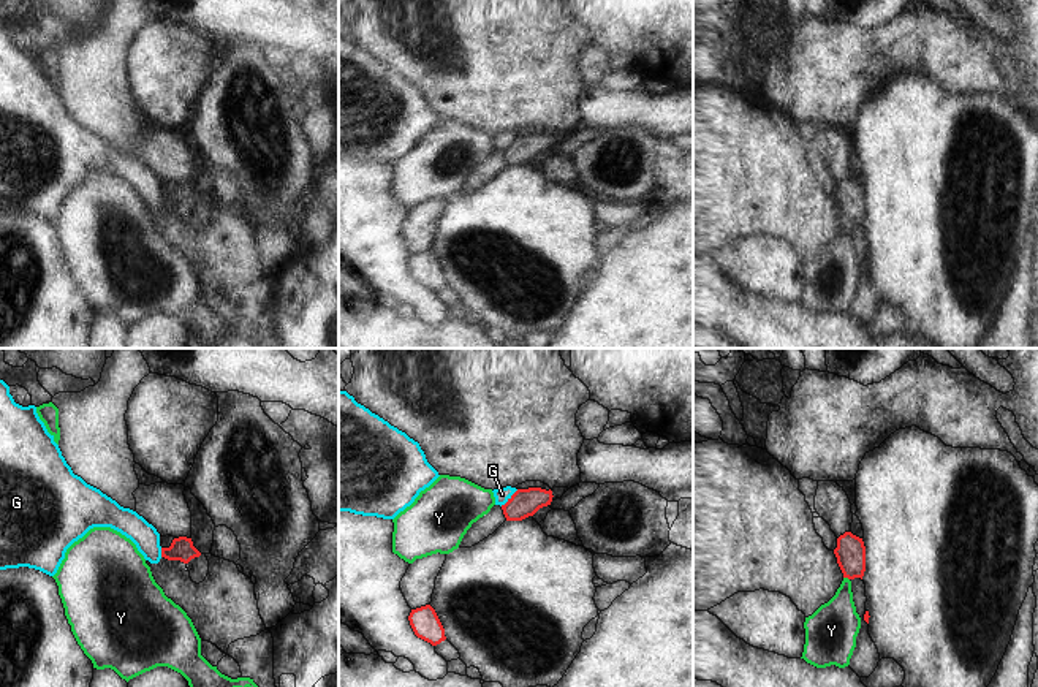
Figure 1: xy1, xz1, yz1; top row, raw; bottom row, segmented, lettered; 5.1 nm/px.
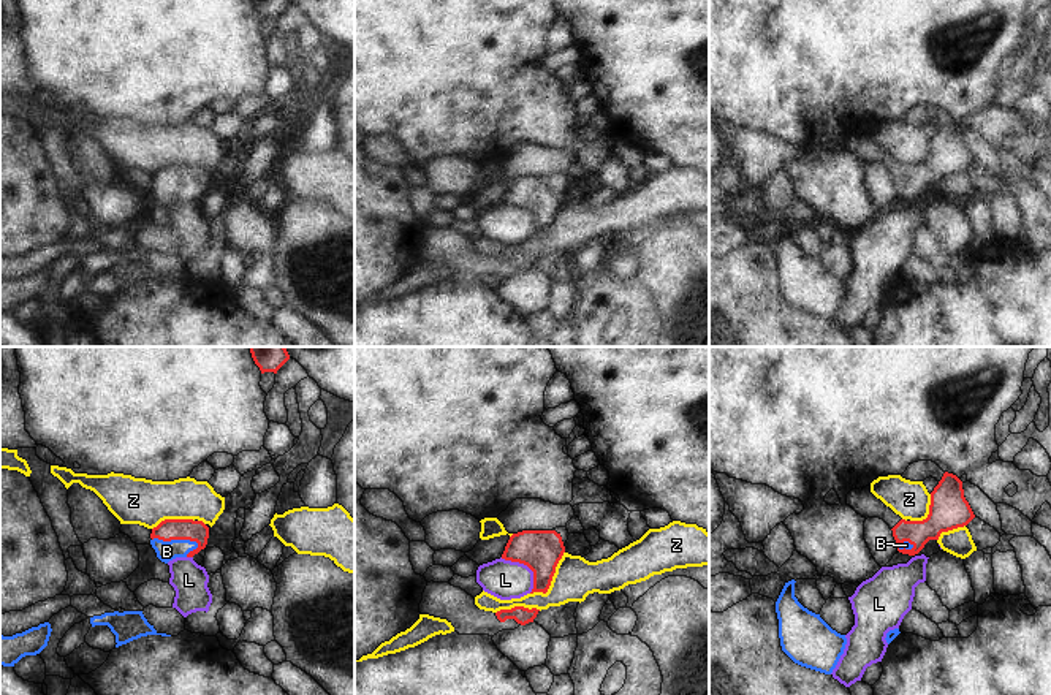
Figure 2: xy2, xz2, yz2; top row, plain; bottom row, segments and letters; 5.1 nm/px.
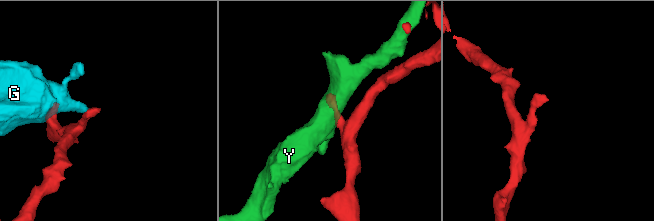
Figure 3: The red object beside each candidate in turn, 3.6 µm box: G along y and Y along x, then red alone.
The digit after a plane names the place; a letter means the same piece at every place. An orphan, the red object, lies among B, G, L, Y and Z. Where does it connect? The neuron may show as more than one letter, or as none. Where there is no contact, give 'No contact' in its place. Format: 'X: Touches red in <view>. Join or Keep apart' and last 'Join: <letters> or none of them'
B: Touches red in xy2. Join
G: Touches red in xz1. Keep apart
L: Touches red in xz2. Keep apart
Y: Touches red in yz1. Keep apart
Z: Touches red in xz2. Keep apart
Join: B

